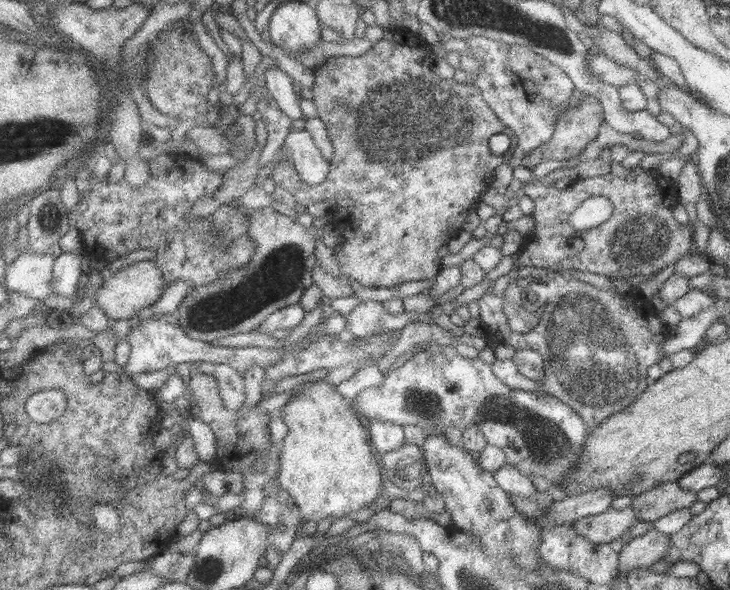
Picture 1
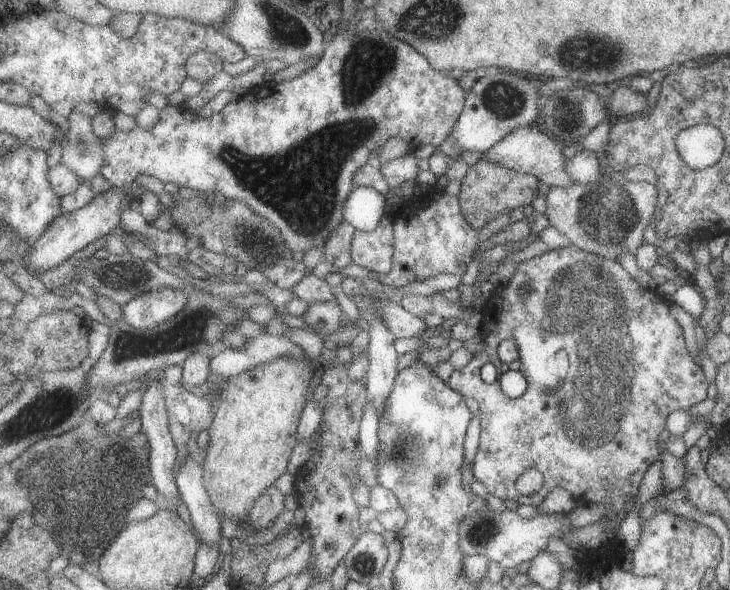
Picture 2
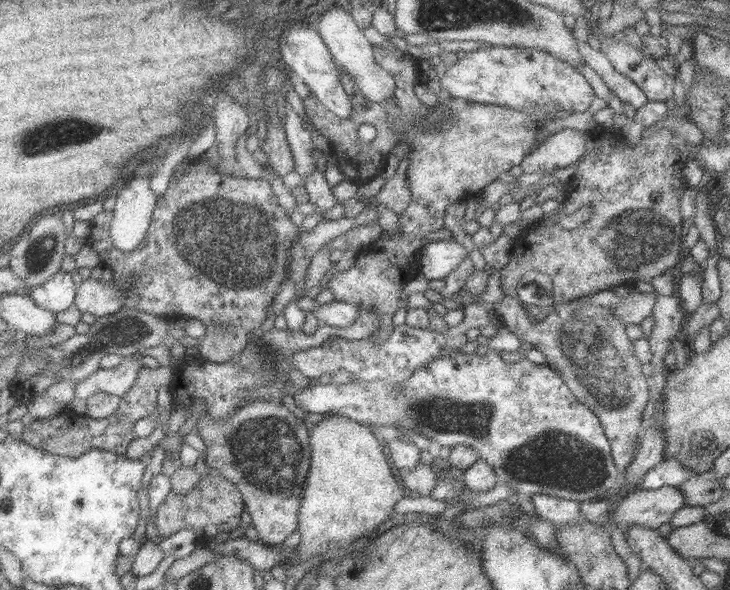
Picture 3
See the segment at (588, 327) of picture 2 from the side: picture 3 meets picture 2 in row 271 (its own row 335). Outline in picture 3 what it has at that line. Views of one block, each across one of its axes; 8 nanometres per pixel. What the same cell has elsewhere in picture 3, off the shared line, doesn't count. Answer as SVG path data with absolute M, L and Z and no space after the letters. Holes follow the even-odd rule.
M504 295L500 303L493 306L505 321L505 327L516 335L520 342L529 342L533 348L542 352L547 358L548 366L558 372L574 396L582 404L590 407L600 419L600 424L611 444L611 455L614 465L624 472L635 458L636 440L642 435L642 413L649 401L647 376L642 373L642 362L636 358L634 340L630 340L625 332L625 325L611 316L609 307L591 304L588 298L578 298L559 306L545 320L535 322L518 300L512 296Z

